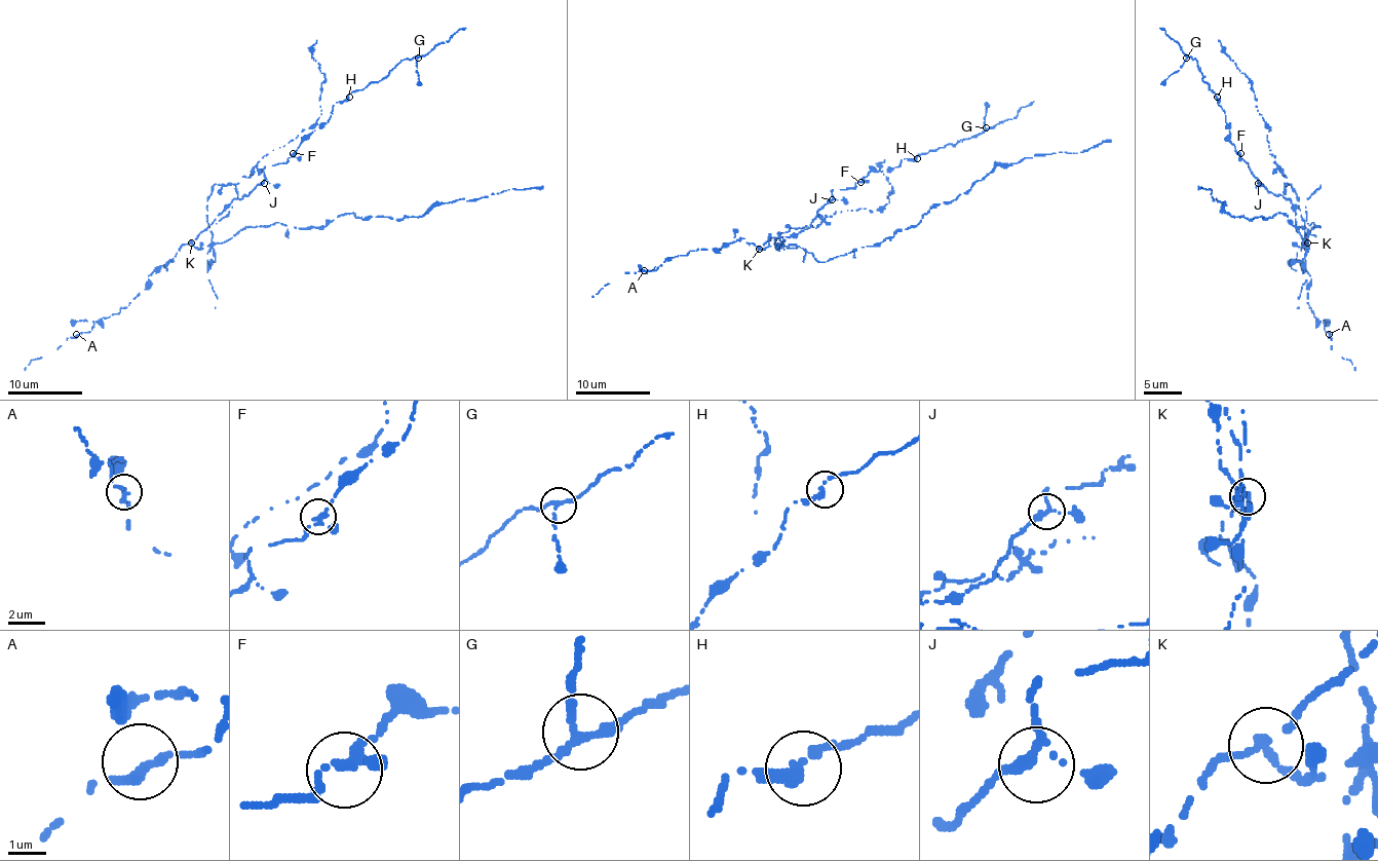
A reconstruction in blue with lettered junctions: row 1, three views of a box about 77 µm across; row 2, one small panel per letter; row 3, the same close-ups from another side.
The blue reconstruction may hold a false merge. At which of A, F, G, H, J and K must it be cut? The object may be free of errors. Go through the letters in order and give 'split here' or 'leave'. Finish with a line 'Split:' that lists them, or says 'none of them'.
A: leave
F: leave
G: leave
H: leave
J: leave
K: split here
Split: K

